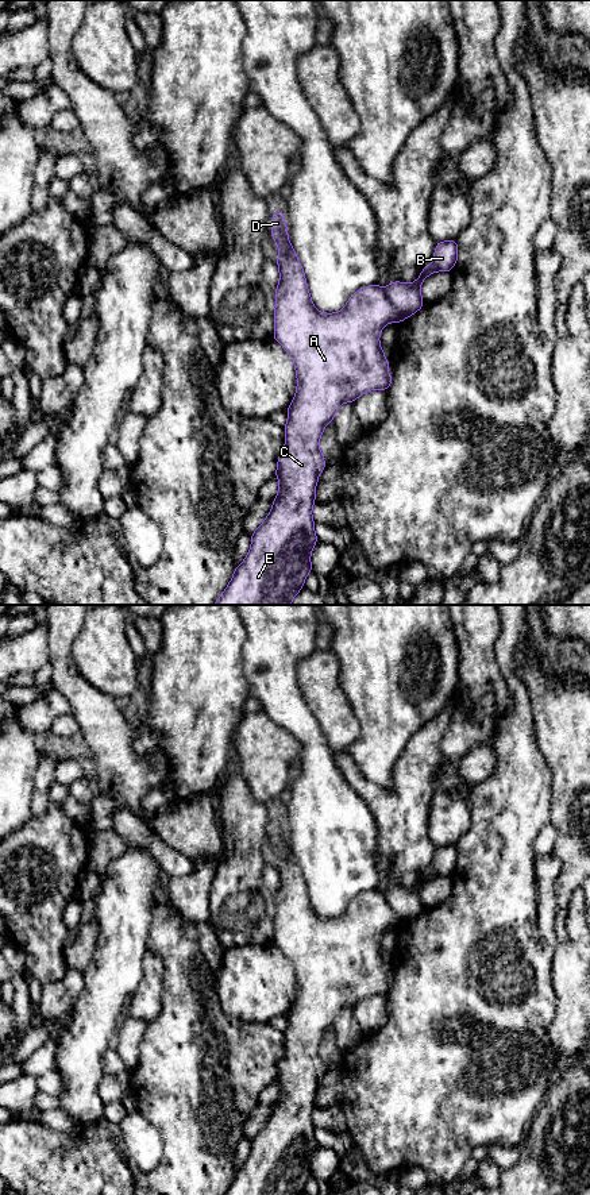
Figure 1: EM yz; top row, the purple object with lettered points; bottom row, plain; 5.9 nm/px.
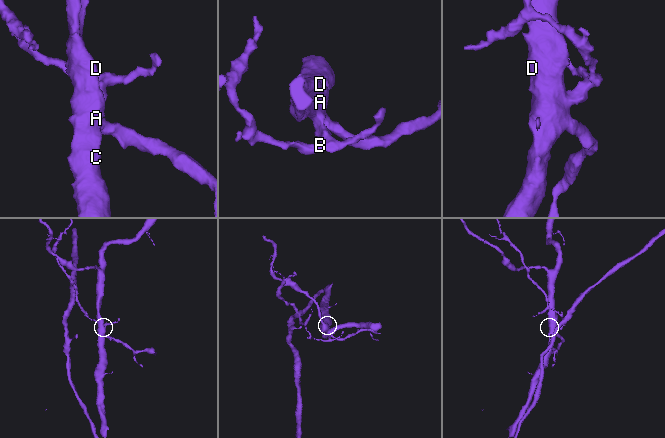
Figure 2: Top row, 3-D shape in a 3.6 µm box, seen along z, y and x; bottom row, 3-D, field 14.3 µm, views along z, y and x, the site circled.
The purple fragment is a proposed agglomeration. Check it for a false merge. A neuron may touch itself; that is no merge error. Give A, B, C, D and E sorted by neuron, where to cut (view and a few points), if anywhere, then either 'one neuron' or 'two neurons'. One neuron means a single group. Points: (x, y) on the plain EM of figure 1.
groups A C D E / B; cut yz (384, 894), (401, 925); two neurons

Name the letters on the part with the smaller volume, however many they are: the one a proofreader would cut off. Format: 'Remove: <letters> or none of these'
Remove: B

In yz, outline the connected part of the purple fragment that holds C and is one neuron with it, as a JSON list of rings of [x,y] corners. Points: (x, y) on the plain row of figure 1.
[[[277,813],[274,816],[270,833],[273,836],[273,844],[279,855],[279,860],[277,864],[277,870],[278,870],[278,875],[279,875],[279,888],[275,894],[275,915],[274,915],[274,940],[273,940],[273,944],[275,944],[285,953],[285,956],[290,960],[290,963],[293,964],[293,968],[296,972],[296,980],[297,980],[297,994],[296,994],[296,1001],[294,1001],[290,1011],[286,1014],[288,1028],[284,1032],[284,1034],[285,1034],[285,1053],[278,1061],[277,1076],[274,1079],[279,1084],[278,1099],[273,1105],[273,1111],[271,1111],[270,1118],[263,1125],[263,1127],[255,1134],[255,1137],[251,1140],[250,1156],[248,1156],[247,1161],[244,1163],[244,1165],[235,1173],[232,1184],[227,1190],[225,1195],[301,1195],[304,1192],[305,1183],[313,1175],[313,1172],[311,1169],[311,1157],[315,1152],[315,1149],[319,1146],[317,1141],[315,1138],[315,1126],[312,1123],[312,1111],[316,1107],[315,1095],[316,1095],[316,1090],[319,1086],[319,1079],[321,1076],[324,1076],[324,1073],[327,1072],[327,1069],[324,1067],[324,1059],[319,1053],[319,1045],[323,1040],[325,1030],[333,1026],[336,1014],[343,1007],[354,1007],[363,998],[370,997],[370,995],[375,995],[375,994],[381,994],[381,995],[387,997],[387,994],[390,992],[393,982],[392,982],[392,978],[387,979],[385,976],[387,972],[390,972],[390,967],[386,965],[386,961],[383,960],[385,956],[381,953],[379,938],[387,928],[401,928],[402,926],[400,922],[398,914],[390,907],[385,894],[377,888],[369,890],[369,891],[365,891],[365,893],[356,895],[348,903],[346,911],[336,918],[323,918],[323,917],[317,915],[312,907],[302,871],[301,871],[301,868],[294,857],[294,853],[289,848],[285,820],[279,816],[279,813]]]

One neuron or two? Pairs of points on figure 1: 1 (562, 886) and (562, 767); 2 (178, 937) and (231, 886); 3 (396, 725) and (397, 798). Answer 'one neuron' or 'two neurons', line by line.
1: one neuron
2: two neurons
3: two neurons

